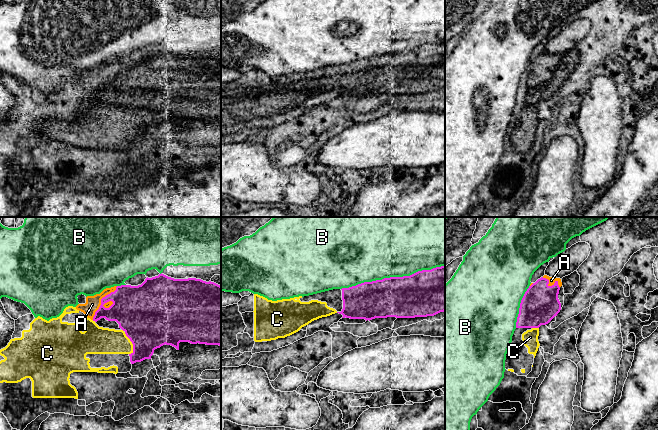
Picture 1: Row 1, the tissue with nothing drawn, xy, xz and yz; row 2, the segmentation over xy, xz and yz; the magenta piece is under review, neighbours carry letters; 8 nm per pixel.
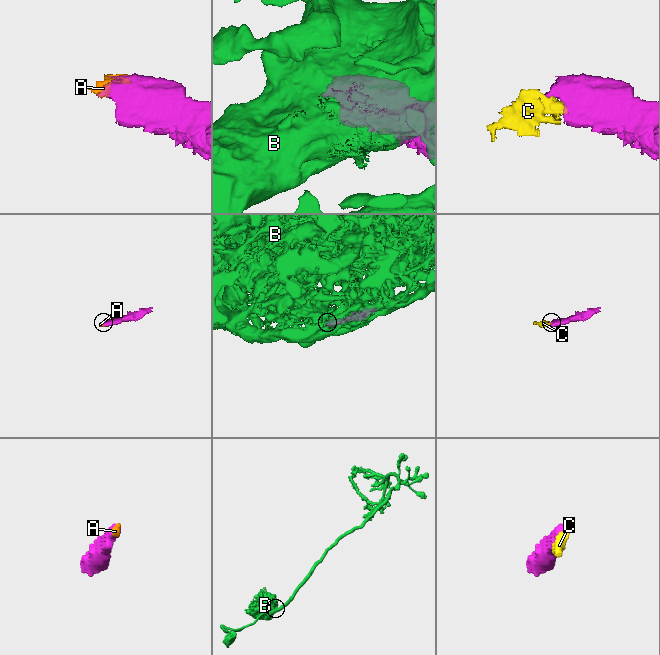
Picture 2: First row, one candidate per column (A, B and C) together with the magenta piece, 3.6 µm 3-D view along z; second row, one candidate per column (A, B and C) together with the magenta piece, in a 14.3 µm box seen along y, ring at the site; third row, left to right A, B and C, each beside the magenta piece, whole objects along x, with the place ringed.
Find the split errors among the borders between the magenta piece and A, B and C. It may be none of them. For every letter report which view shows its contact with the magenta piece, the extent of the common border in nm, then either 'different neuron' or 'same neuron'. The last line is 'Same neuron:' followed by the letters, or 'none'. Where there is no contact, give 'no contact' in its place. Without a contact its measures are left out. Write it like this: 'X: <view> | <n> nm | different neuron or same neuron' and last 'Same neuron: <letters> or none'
A: xy | 340 nm | different neuron
B: xz | 850 nm | different neuron
C: xy | 220 nm | same neuron
Same neuron: C

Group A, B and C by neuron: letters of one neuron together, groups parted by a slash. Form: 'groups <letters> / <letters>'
groups A / B / C

